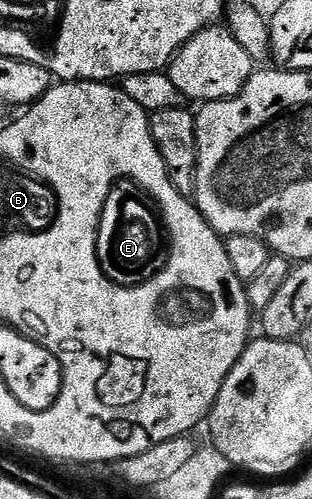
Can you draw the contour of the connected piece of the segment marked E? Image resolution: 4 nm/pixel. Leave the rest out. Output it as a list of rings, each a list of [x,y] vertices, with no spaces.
[[[116,181],[110,188],[96,236],[98,262],[104,275],[112,283],[129,289],[152,280],[170,258],[170,238],[160,207],[156,199],[134,181]]]

